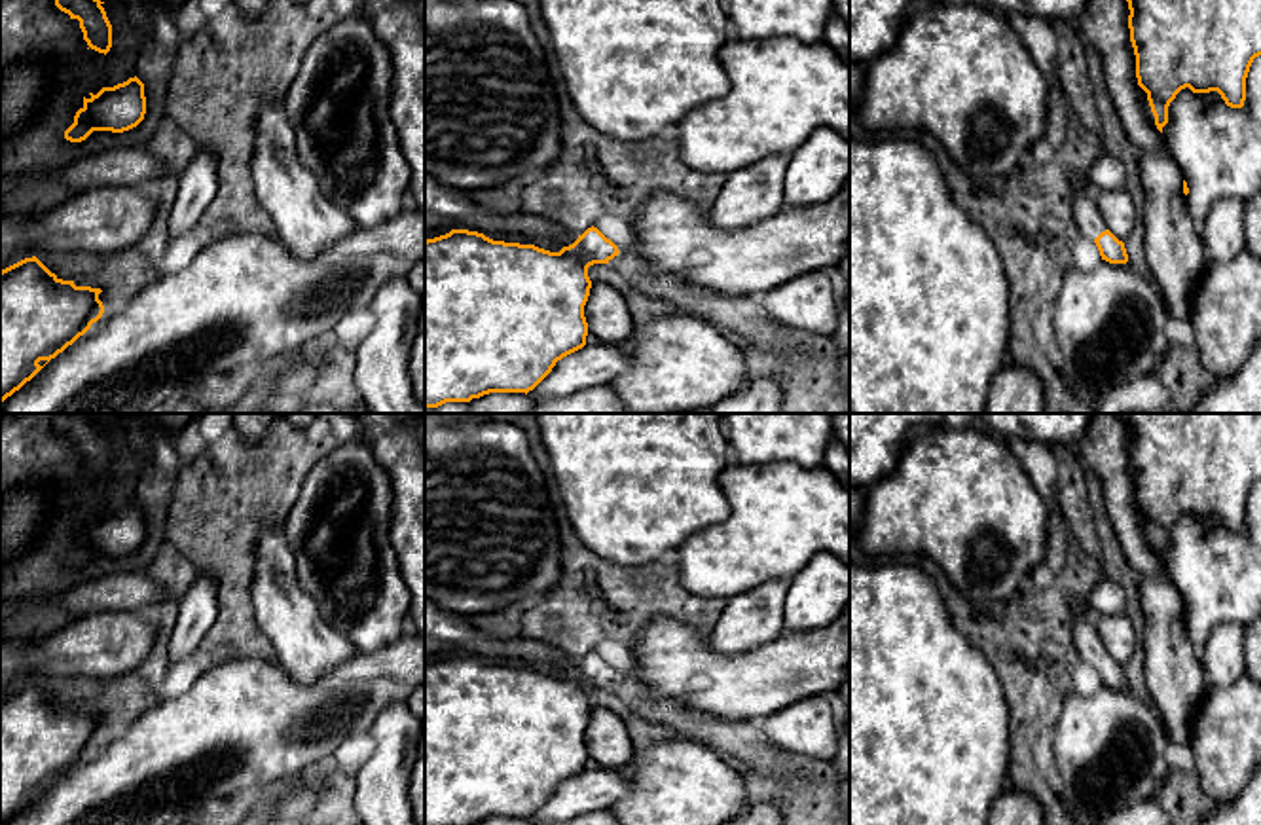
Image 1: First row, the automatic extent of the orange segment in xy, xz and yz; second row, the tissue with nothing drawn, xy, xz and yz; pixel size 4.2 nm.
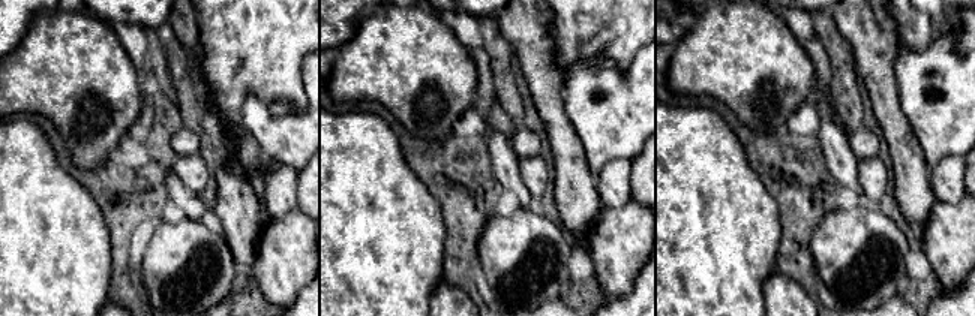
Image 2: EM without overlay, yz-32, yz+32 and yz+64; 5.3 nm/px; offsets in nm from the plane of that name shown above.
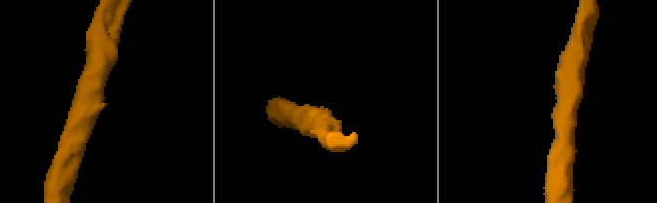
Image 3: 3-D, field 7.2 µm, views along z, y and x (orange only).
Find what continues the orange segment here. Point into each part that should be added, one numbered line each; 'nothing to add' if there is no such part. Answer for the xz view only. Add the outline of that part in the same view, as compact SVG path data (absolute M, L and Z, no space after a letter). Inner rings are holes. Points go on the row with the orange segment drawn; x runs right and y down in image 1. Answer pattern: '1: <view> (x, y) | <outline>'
nothing to add

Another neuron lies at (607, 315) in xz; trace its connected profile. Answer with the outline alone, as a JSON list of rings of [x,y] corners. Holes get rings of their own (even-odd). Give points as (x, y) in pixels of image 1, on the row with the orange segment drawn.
[[[592,283],[584,317],[599,343],[622,343],[637,328],[624,296],[605,283]]]

